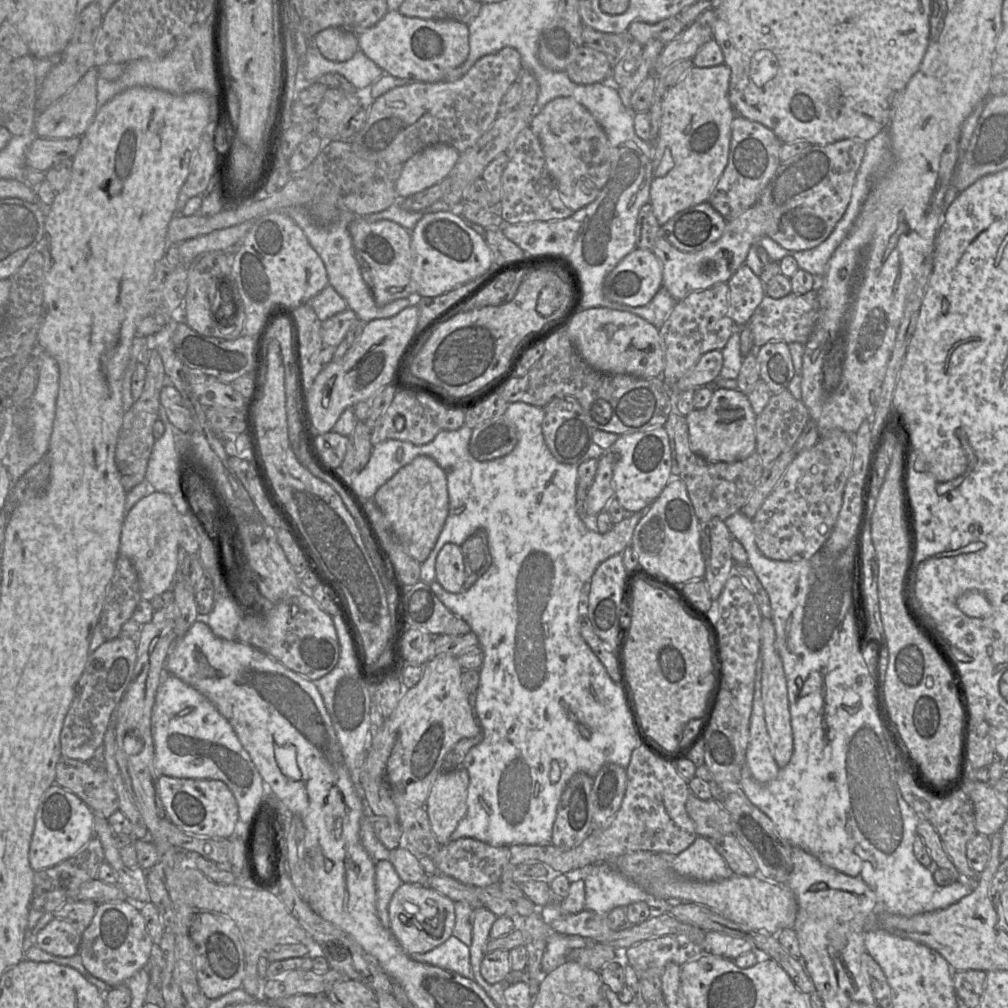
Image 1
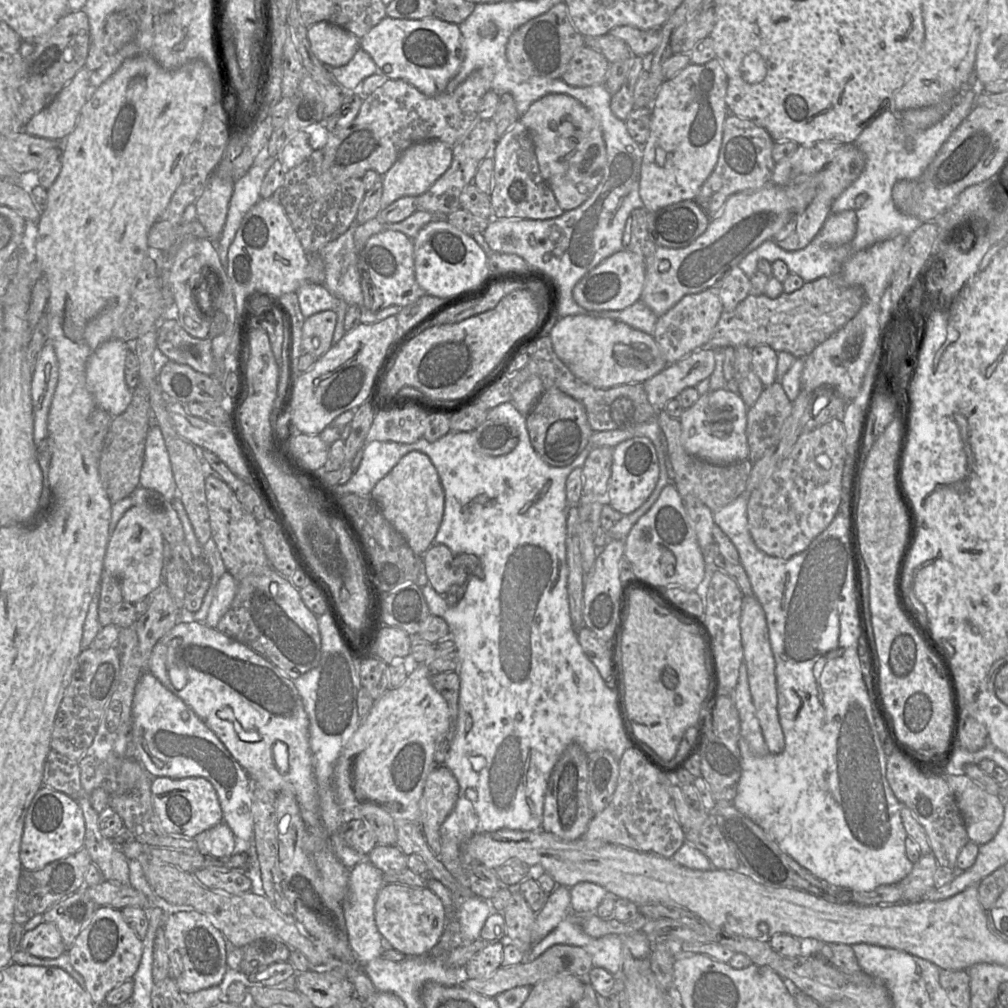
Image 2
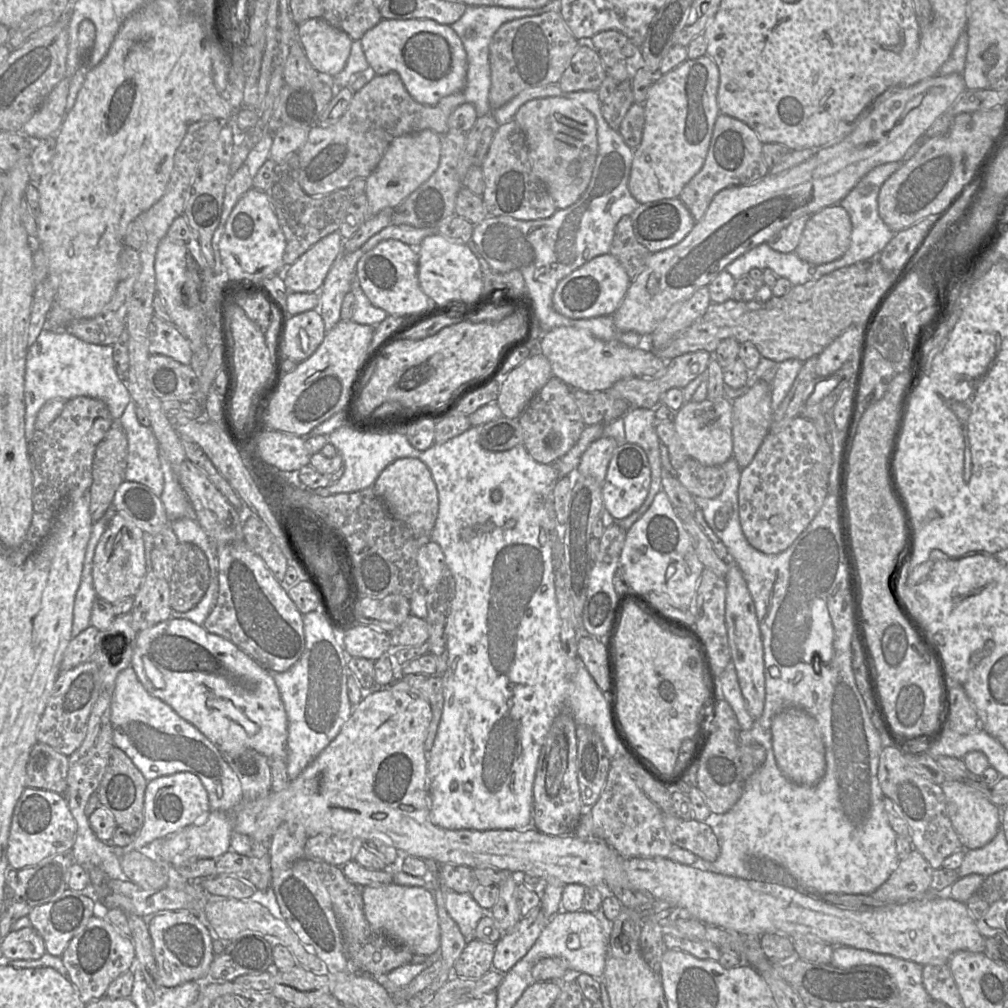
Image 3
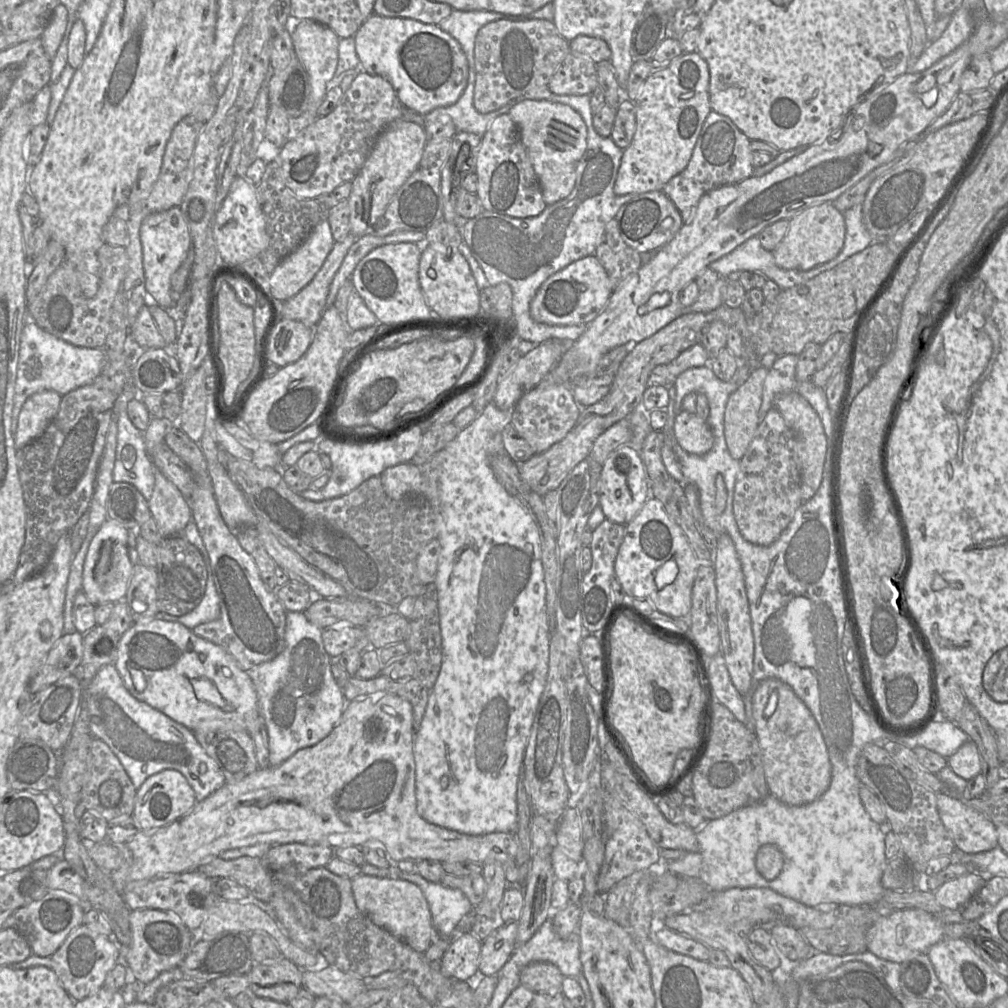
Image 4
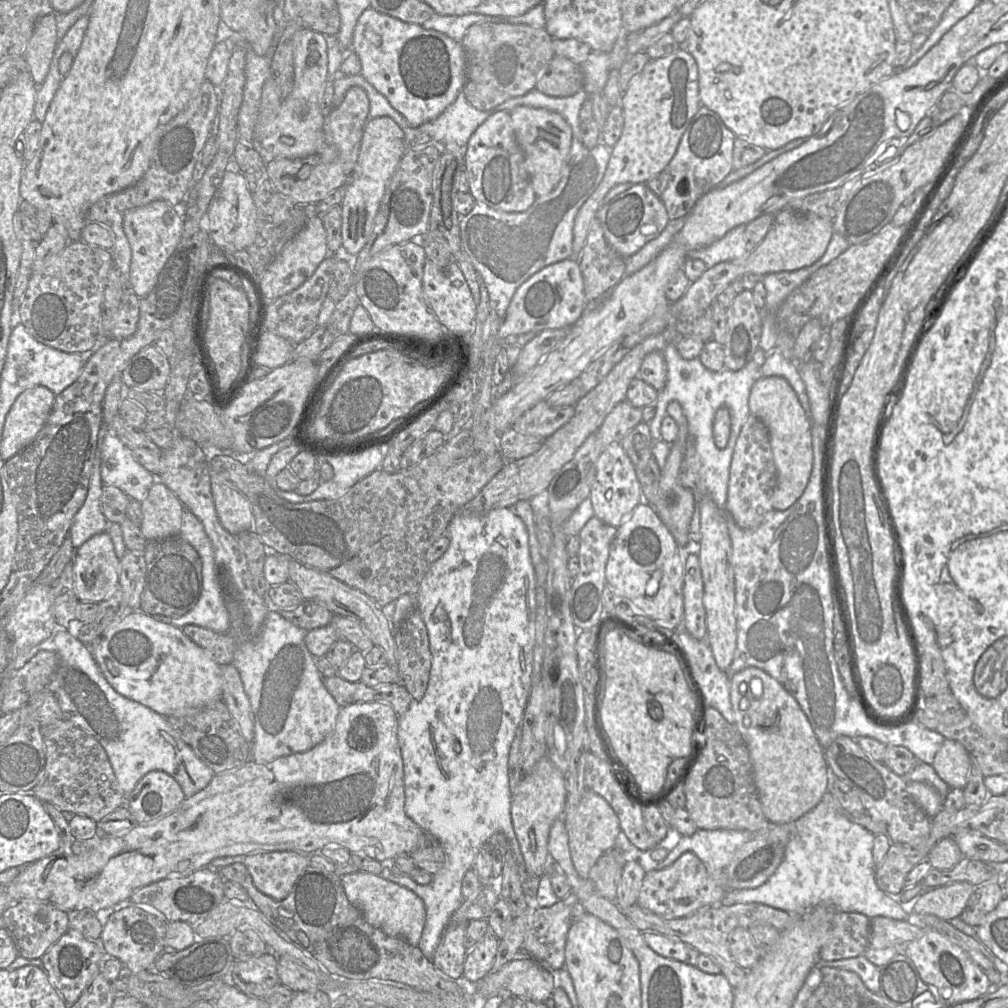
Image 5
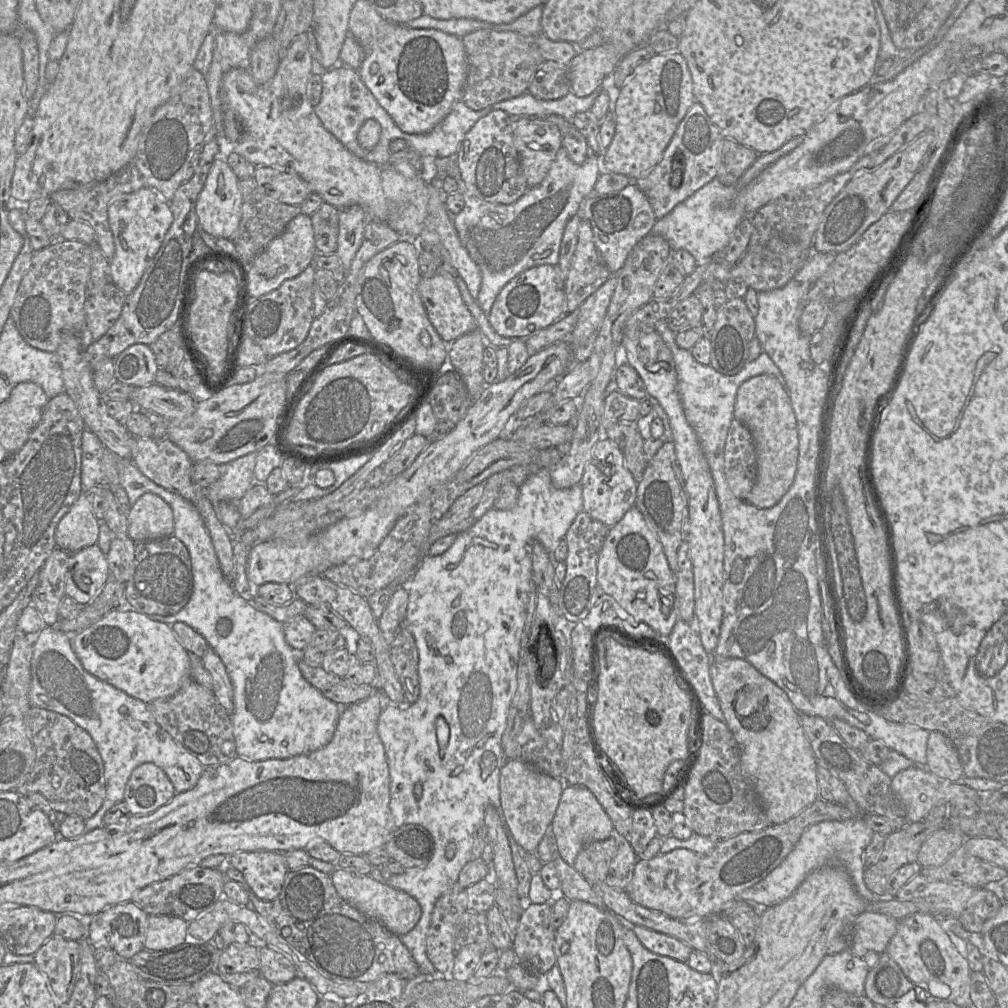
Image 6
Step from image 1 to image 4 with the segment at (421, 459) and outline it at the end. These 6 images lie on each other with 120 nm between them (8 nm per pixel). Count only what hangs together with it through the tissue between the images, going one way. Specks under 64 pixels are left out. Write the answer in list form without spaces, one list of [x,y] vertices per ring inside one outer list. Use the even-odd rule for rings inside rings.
[[[401,462],[387,468],[380,476],[385,492],[392,499],[402,500],[411,493],[421,493],[423,474],[414,463]]]

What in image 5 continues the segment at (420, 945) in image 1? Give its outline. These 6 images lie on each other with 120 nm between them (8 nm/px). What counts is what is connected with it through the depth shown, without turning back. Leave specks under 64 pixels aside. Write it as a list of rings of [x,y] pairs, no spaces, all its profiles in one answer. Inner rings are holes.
[[[358,871],[340,878],[347,899],[369,924],[387,935],[401,937],[413,946],[418,945],[426,921],[425,905],[419,896],[404,886],[368,872]]]

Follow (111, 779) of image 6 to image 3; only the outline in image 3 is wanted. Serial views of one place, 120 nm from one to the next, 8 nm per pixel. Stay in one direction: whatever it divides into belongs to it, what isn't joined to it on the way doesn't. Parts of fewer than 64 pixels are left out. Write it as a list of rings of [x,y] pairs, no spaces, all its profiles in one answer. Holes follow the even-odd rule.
[[[132,667],[121,671],[116,678],[111,701],[111,724],[114,745],[125,752],[148,782],[178,772],[191,772],[201,780],[207,790],[211,811],[226,812],[233,816],[243,803],[244,795],[240,780],[218,747],[194,725],[179,716],[171,706],[151,695],[143,687]]]

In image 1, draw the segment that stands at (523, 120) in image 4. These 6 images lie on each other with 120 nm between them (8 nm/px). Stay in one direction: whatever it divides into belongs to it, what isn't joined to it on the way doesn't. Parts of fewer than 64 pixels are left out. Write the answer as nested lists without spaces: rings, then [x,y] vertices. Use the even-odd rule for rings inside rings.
[[[558,97],[536,110],[529,128],[540,141],[546,168],[566,206],[575,212],[593,202],[611,170],[611,147],[594,116],[575,99]]]

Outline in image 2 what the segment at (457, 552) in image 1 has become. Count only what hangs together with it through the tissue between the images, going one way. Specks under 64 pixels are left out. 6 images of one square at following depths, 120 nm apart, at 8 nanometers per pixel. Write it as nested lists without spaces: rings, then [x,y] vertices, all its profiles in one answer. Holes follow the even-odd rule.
[[[436,545],[423,554],[429,584],[438,594],[445,594],[454,584],[452,561],[454,555],[445,545]]]

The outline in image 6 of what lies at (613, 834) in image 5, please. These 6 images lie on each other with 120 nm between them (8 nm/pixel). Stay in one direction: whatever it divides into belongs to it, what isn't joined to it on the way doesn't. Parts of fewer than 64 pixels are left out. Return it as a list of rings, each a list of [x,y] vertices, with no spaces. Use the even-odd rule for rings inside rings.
[[[564,785],[550,834],[562,859],[573,865],[578,854],[592,842],[603,841],[614,832],[612,821],[595,795],[585,786]]]

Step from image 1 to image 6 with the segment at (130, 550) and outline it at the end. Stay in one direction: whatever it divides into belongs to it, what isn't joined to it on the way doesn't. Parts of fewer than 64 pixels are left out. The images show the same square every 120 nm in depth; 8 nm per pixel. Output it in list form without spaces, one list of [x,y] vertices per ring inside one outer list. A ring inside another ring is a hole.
[[[97,544],[71,554],[65,593],[81,604],[91,602],[111,578],[106,555]]]

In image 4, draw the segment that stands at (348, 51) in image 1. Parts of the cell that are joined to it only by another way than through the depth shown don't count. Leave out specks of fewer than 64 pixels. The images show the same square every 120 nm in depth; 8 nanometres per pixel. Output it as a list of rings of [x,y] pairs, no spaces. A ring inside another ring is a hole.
[[[313,20],[292,21],[291,38],[297,58],[309,76],[311,87],[307,110],[298,118],[289,118],[289,140],[294,139],[300,131],[307,128],[317,117],[317,111],[326,95],[328,82],[334,77],[338,65],[338,47],[340,38],[329,27]]]

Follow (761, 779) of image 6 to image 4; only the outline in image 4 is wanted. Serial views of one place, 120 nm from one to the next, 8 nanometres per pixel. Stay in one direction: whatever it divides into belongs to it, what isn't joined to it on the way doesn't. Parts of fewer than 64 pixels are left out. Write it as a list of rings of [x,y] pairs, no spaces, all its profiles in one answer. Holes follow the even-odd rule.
[[[775,678],[762,680],[752,696],[755,734],[769,793],[790,806],[810,804],[831,782],[831,763],[821,730],[794,691]]]

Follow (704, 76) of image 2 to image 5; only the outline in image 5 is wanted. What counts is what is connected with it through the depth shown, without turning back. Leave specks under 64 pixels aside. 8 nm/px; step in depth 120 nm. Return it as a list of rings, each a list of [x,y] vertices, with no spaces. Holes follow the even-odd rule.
[[[685,48],[658,59],[650,59],[622,93],[619,106],[624,116],[621,136],[611,149],[602,182],[581,206],[574,220],[574,259],[579,259],[590,225],[610,189],[620,183],[633,185],[648,182],[662,172],[675,155],[683,133],[701,106],[699,71],[695,59]]]

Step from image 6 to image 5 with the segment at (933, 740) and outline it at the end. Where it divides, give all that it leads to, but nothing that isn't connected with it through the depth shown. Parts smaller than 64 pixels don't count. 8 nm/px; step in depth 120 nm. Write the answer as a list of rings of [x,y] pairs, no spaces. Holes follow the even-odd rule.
[[[945,739],[931,766],[950,788],[963,789],[968,781],[971,757],[961,743]]]

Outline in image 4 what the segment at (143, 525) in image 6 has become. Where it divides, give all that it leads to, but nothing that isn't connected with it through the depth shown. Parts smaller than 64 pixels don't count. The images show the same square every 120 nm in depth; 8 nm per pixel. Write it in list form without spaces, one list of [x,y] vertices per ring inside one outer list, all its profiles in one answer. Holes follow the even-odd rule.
[[[155,468],[155,485],[148,500],[149,510],[164,538],[180,536],[192,520],[188,500],[177,487]]]

